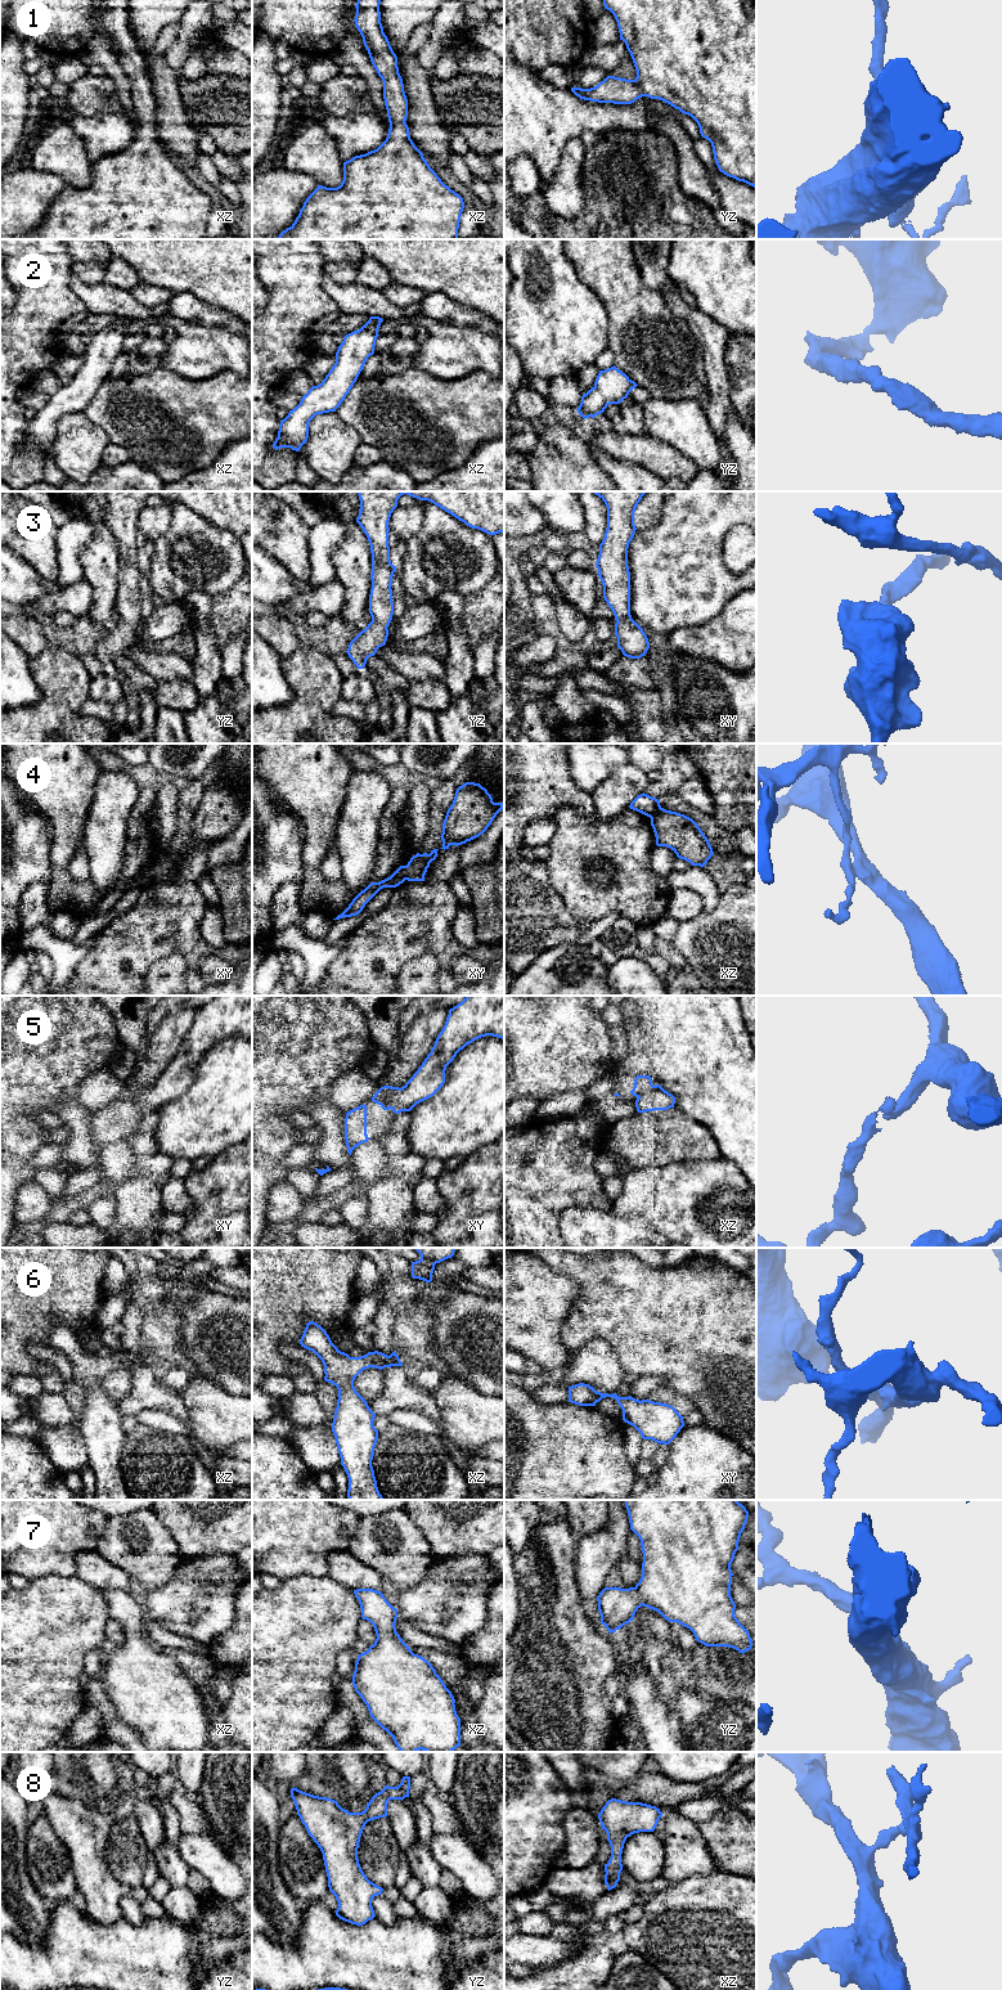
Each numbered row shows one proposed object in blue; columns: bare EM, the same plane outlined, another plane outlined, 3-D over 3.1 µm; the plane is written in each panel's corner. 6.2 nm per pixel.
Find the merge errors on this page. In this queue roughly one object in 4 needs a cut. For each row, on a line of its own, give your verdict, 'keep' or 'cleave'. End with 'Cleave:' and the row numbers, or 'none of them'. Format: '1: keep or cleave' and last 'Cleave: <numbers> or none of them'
1: keep
2: keep
3: keep
4: cleave
5: keep
6: keep
7: keep
8: keep
Cleave: 4

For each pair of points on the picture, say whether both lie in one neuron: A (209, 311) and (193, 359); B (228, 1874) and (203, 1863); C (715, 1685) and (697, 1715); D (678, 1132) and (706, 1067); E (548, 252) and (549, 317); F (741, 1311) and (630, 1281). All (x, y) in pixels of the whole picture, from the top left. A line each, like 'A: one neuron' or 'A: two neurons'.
A: two neurons
B: one neuron
C: two neurons
D: two neurons
E: one neuron
F: one neuron

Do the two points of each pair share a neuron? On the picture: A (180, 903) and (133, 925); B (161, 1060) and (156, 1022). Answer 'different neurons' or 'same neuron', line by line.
A: same neuron
B: different neurons

